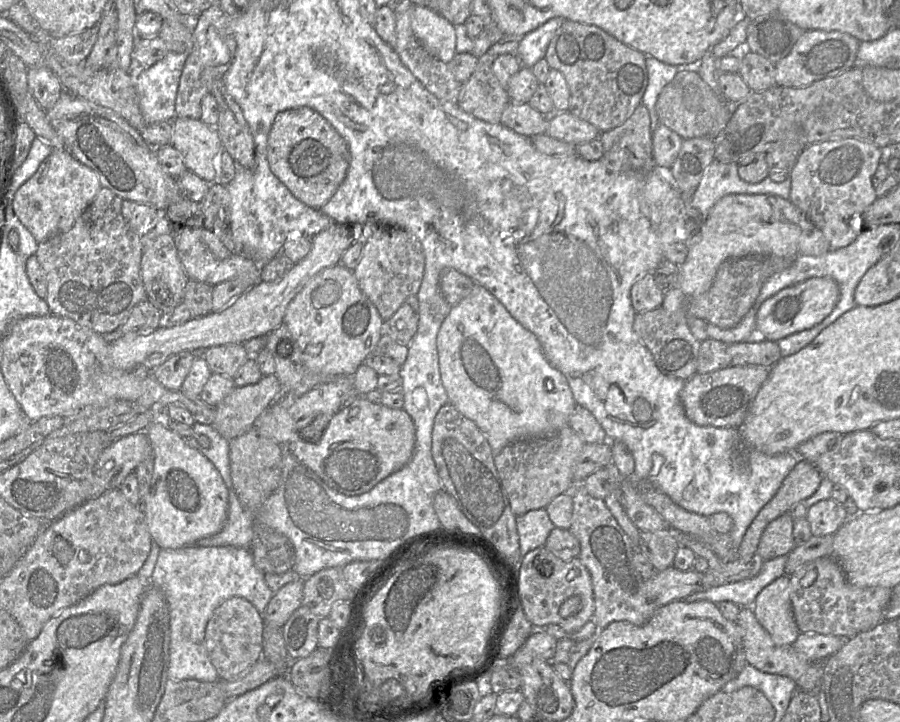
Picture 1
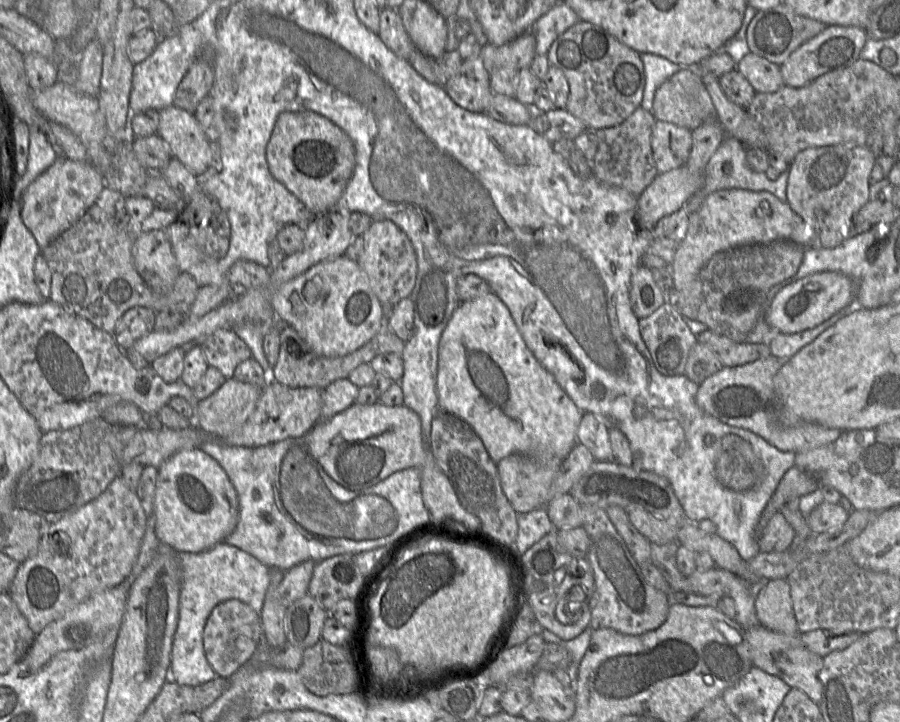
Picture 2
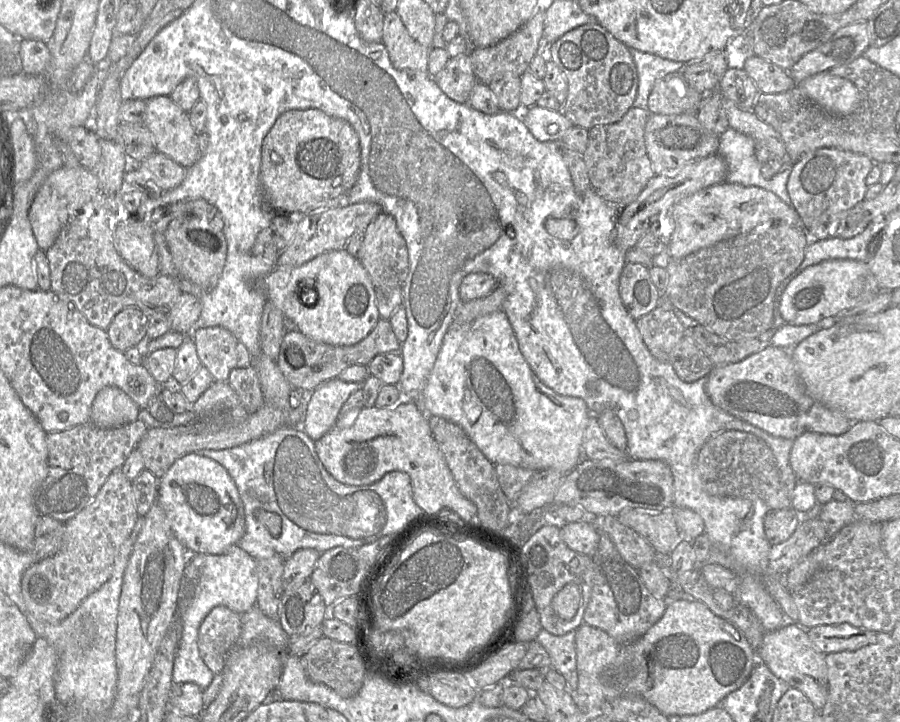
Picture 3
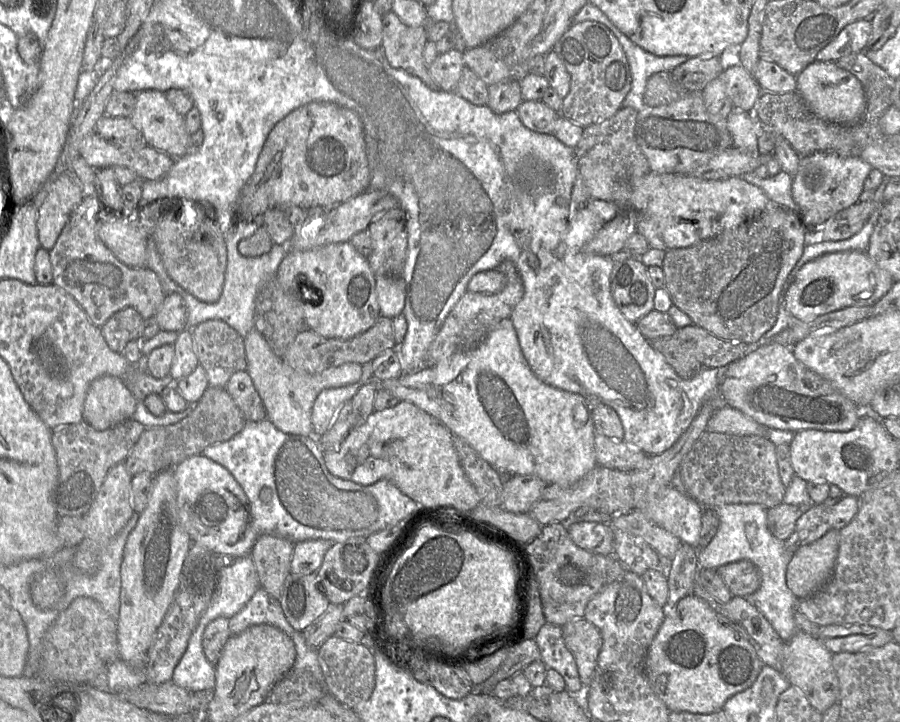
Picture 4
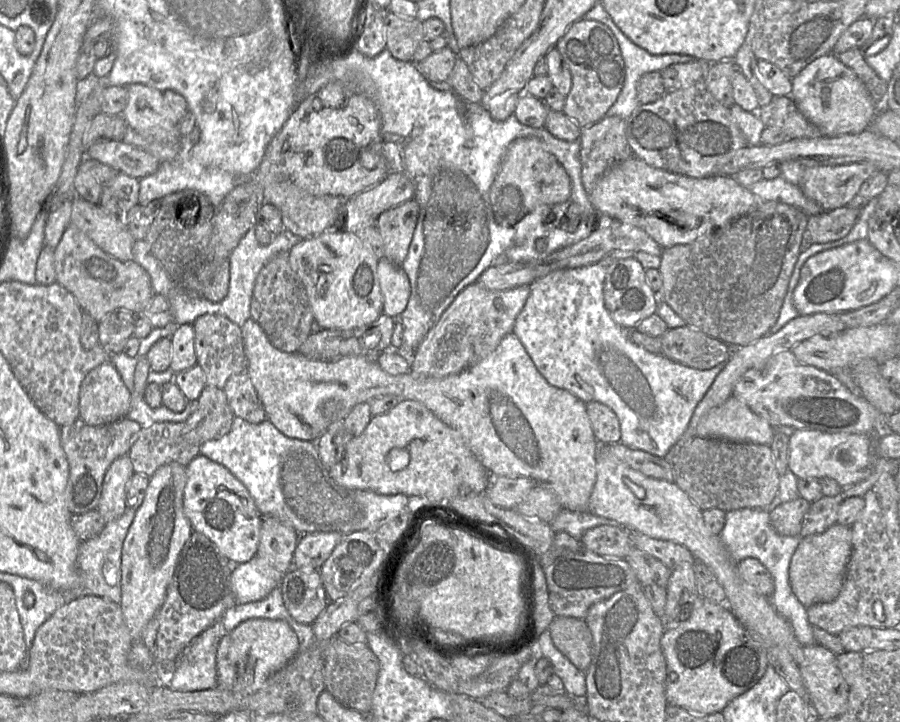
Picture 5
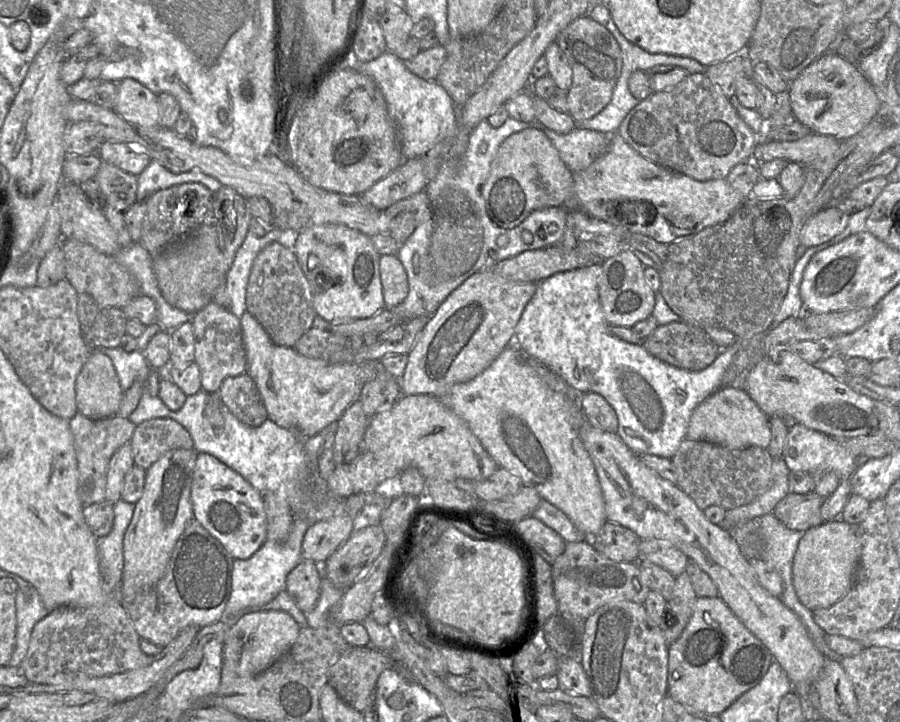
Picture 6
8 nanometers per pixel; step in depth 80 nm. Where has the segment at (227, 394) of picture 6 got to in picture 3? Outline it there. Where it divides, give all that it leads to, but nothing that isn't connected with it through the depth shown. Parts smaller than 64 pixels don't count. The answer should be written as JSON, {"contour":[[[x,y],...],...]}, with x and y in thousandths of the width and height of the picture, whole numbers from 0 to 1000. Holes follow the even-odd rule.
{"contour":[[[281,506],[259,511],[252,528],[264,547],[267,561],[277,573],[284,571],[293,560],[287,517]]]}

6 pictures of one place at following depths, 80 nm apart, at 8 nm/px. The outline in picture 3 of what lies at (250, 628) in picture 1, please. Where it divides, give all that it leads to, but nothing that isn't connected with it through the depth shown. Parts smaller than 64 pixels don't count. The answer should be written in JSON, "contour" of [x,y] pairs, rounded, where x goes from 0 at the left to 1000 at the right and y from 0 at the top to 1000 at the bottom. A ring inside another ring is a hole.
{"contour":[[[240,839],[222,867],[220,896],[222,907],[239,934],[248,931],[252,910],[268,880],[268,852],[250,839]]]}

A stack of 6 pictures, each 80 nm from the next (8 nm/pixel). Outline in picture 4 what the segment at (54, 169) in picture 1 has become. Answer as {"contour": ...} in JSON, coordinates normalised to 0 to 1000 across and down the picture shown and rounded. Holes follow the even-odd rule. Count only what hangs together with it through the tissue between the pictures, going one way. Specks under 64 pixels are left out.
{"contour":[[[78,237],[62,247],[56,242],[56,265],[41,294],[41,324],[44,342],[56,348],[80,295],[94,273],[94,265]]]}

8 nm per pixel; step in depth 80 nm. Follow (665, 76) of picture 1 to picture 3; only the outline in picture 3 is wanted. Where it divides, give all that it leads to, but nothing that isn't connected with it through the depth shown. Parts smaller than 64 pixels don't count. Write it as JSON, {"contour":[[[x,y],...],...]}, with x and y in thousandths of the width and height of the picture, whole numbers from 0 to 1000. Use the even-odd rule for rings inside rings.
{"contour":[[[703,66],[698,68],[709,102],[709,126],[703,148],[720,151],[720,136],[728,112],[743,101],[758,97],[762,87],[739,82]]]}

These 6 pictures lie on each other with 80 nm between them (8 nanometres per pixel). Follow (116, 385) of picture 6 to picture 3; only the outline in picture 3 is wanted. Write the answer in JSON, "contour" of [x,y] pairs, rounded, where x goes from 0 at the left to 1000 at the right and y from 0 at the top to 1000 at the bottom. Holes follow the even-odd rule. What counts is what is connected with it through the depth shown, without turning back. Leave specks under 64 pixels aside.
{"contour":[[[112,539],[102,560],[100,583],[111,593],[128,593],[153,582],[154,562],[134,539]]]}

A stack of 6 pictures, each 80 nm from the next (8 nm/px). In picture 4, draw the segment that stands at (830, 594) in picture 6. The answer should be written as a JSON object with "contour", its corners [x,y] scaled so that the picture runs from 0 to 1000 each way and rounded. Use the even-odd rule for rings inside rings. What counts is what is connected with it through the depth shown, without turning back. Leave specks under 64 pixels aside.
{"contour":[[[932,734],[921,735],[909,748],[888,758],[873,791],[874,813],[887,830],[894,830],[924,799],[932,760]]]}

